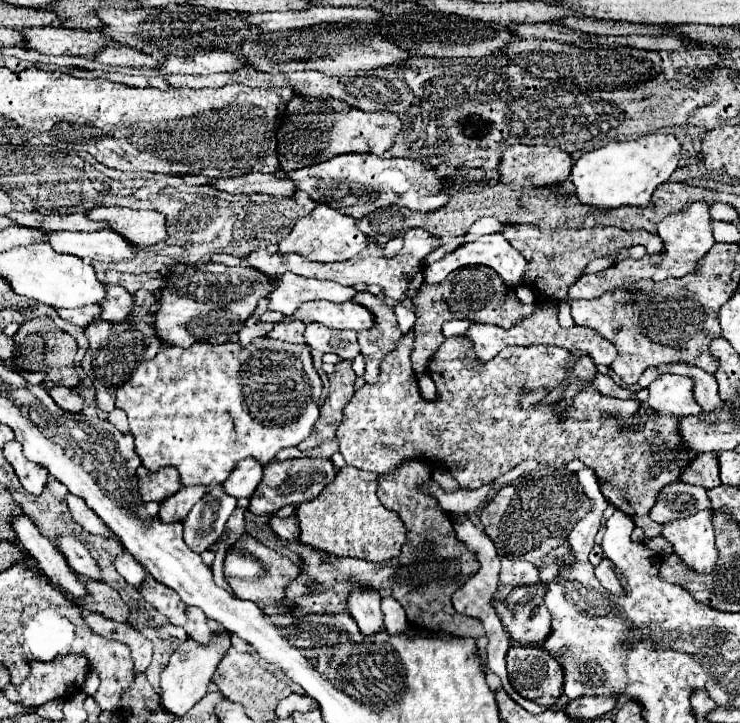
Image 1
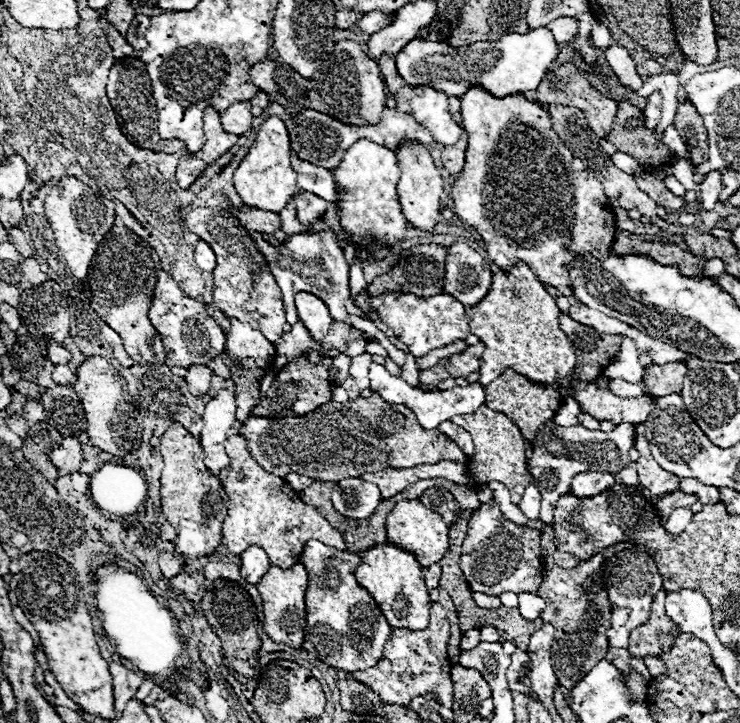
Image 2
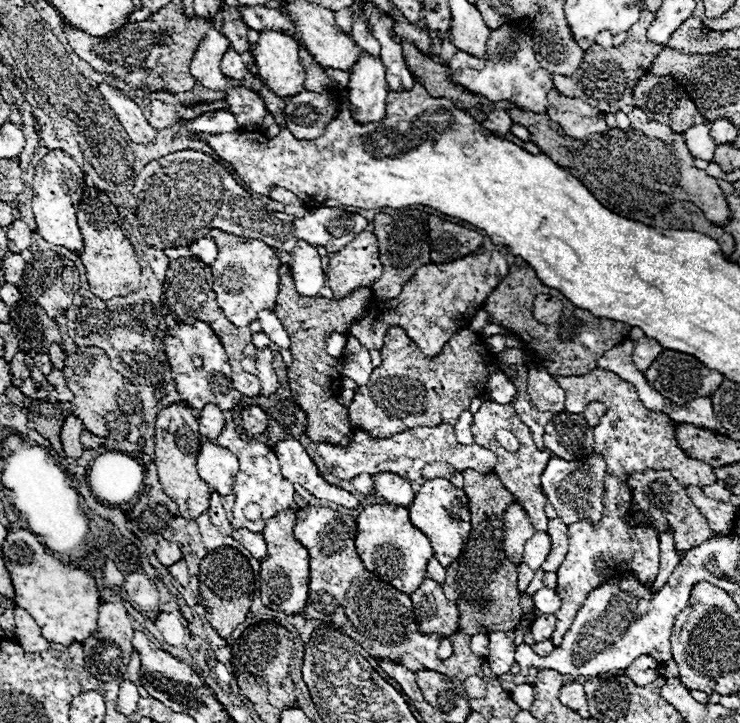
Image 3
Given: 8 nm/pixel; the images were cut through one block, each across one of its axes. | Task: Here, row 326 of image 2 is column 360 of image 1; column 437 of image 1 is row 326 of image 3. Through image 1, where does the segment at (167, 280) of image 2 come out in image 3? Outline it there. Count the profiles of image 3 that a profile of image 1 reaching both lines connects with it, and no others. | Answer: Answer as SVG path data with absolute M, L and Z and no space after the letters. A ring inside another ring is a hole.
M196 320L194 324L178 324L170 328L164 336L164 346L176 388L182 396L182 402L186 402L190 408L200 410L208 402L218 404L218 408L234 408L236 402L242 398L240 392L232 388L232 370L228 364L228 356L218 336L206 322Z

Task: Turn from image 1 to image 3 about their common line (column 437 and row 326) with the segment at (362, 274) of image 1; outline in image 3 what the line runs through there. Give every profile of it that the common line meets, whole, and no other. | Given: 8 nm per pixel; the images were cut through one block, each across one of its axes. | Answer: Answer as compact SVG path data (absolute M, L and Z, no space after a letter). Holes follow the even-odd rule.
M212 228L210 236L218 246L218 258L210 264L214 276L212 290L228 320L232 320L238 328L244 328L258 320L258 312L276 308L280 290L280 258L262 240L234 236L218 228Z

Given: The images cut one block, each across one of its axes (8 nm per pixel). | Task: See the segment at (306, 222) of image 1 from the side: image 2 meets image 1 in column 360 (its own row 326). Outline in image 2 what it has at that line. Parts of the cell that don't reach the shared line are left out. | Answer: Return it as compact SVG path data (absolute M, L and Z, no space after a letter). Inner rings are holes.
M232 318L230 324L232 324L232 328L226 338L226 348L230 350L230 358L234 358L234 360L254 358L260 368L264 368L264 370L272 368L274 358L276 358L274 344L268 342L250 324L242 324L236 318Z

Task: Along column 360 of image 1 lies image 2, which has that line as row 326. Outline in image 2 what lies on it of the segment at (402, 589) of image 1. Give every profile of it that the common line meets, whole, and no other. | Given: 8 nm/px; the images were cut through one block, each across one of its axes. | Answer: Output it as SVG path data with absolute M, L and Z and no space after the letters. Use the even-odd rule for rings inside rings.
M560 314L560 328L576 352L576 372L572 378L580 382L592 382L594 378L602 376L604 368L612 362L612 356L616 356L622 336L600 334L564 314Z

